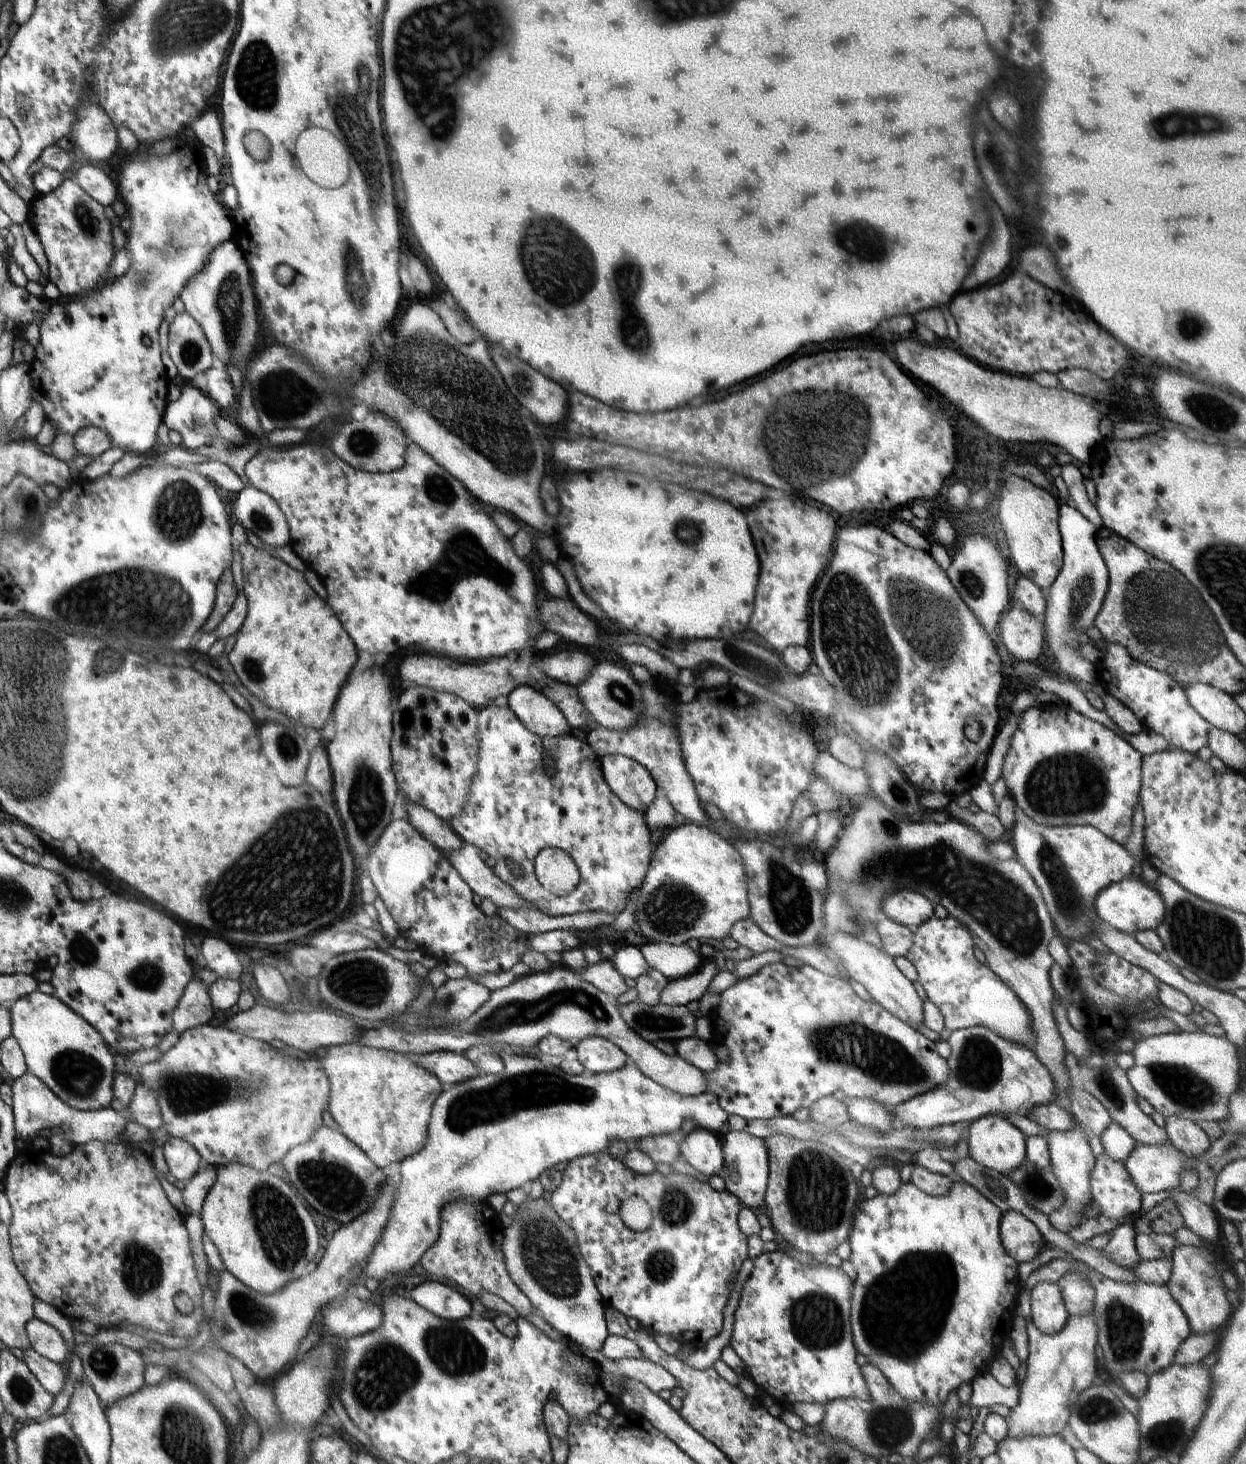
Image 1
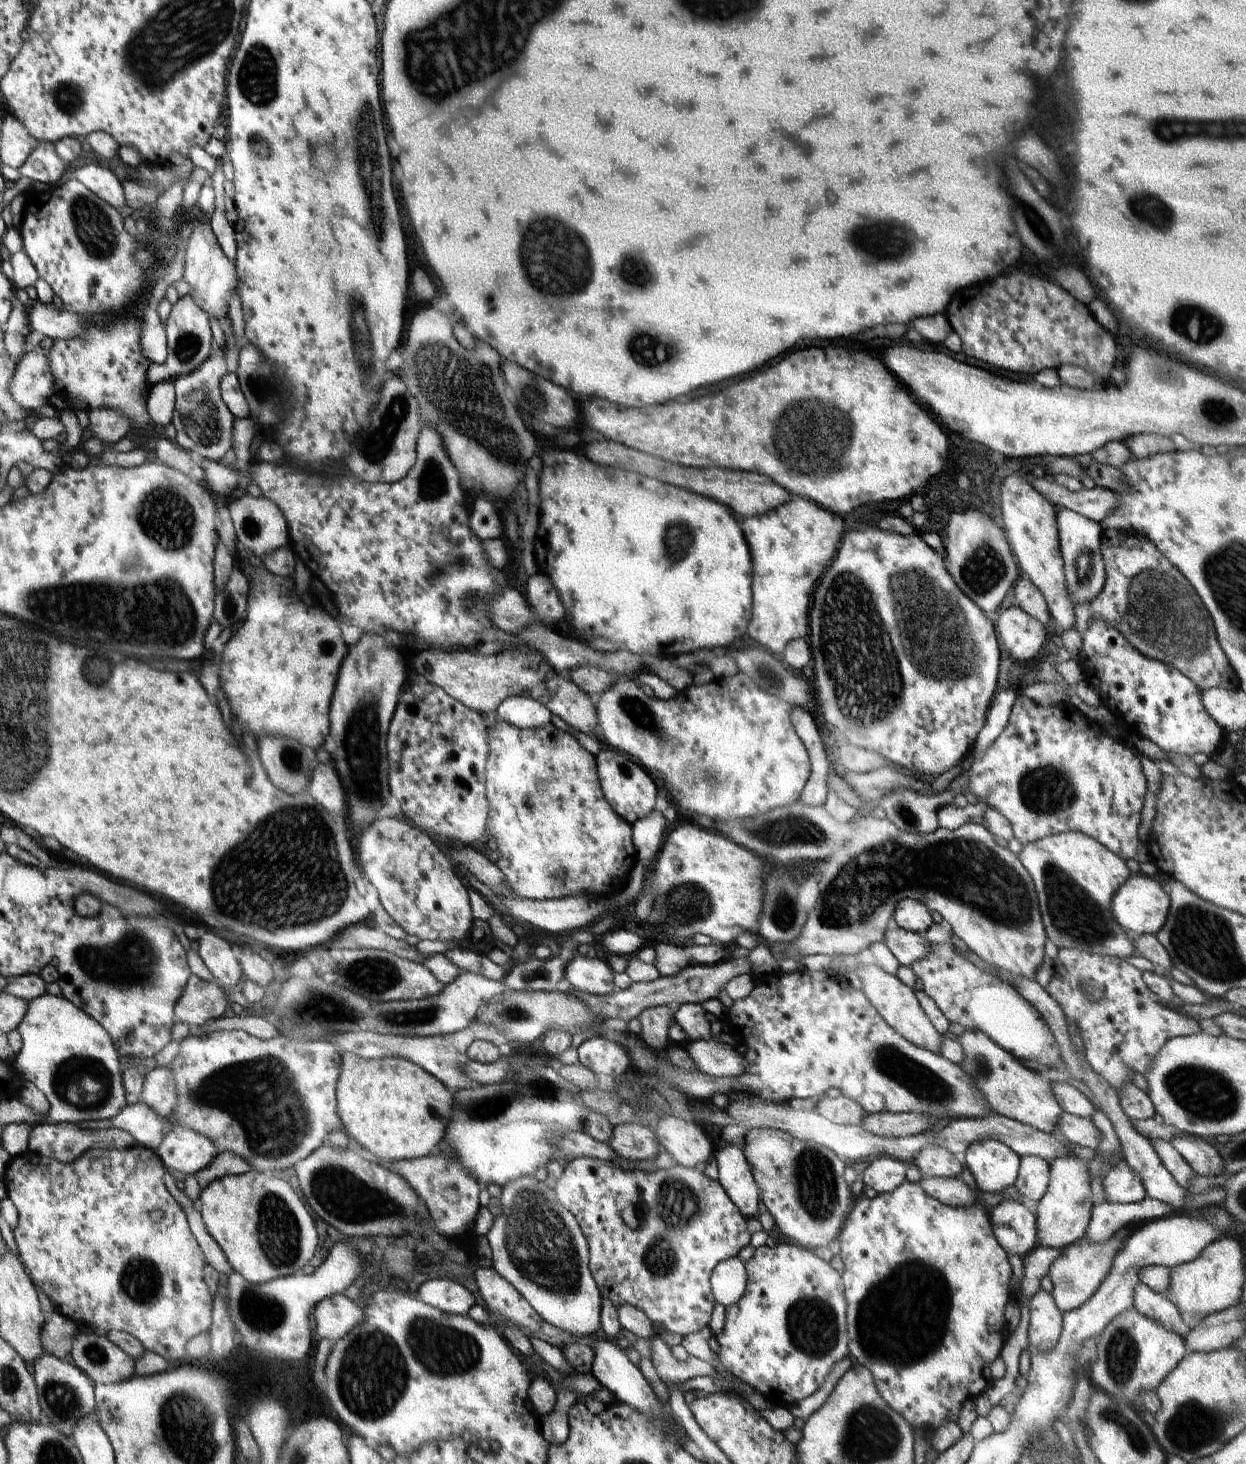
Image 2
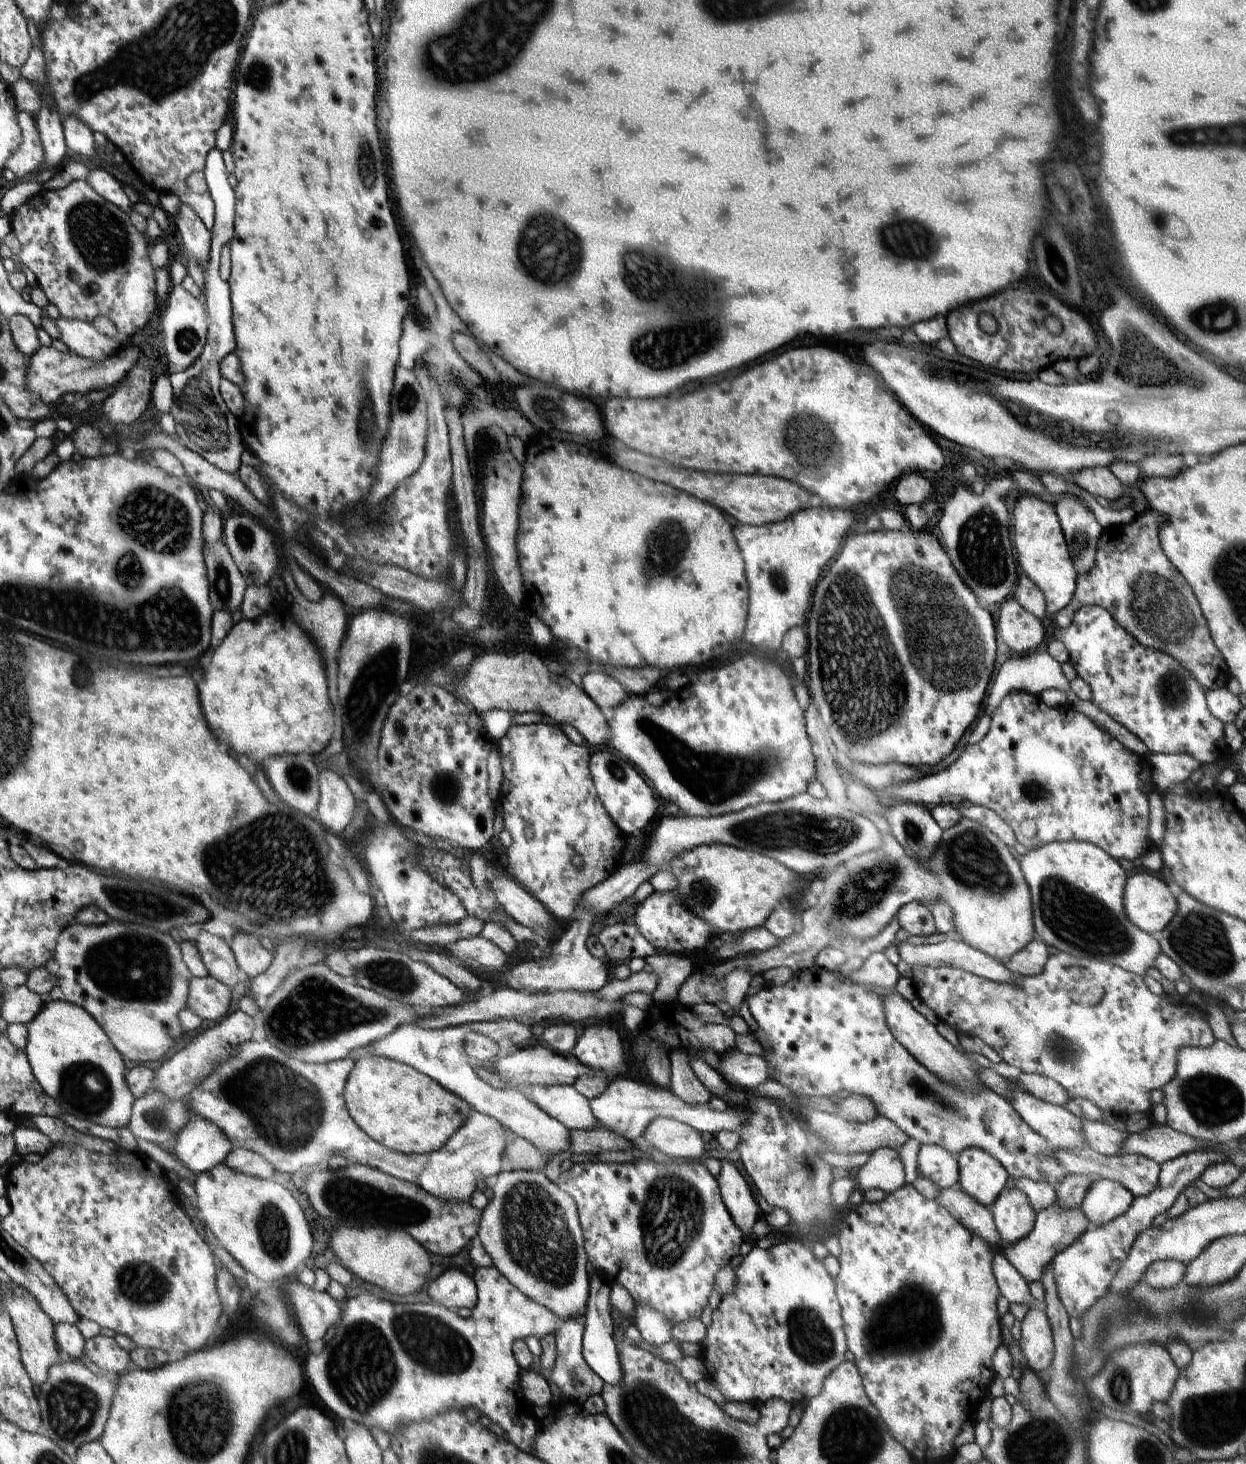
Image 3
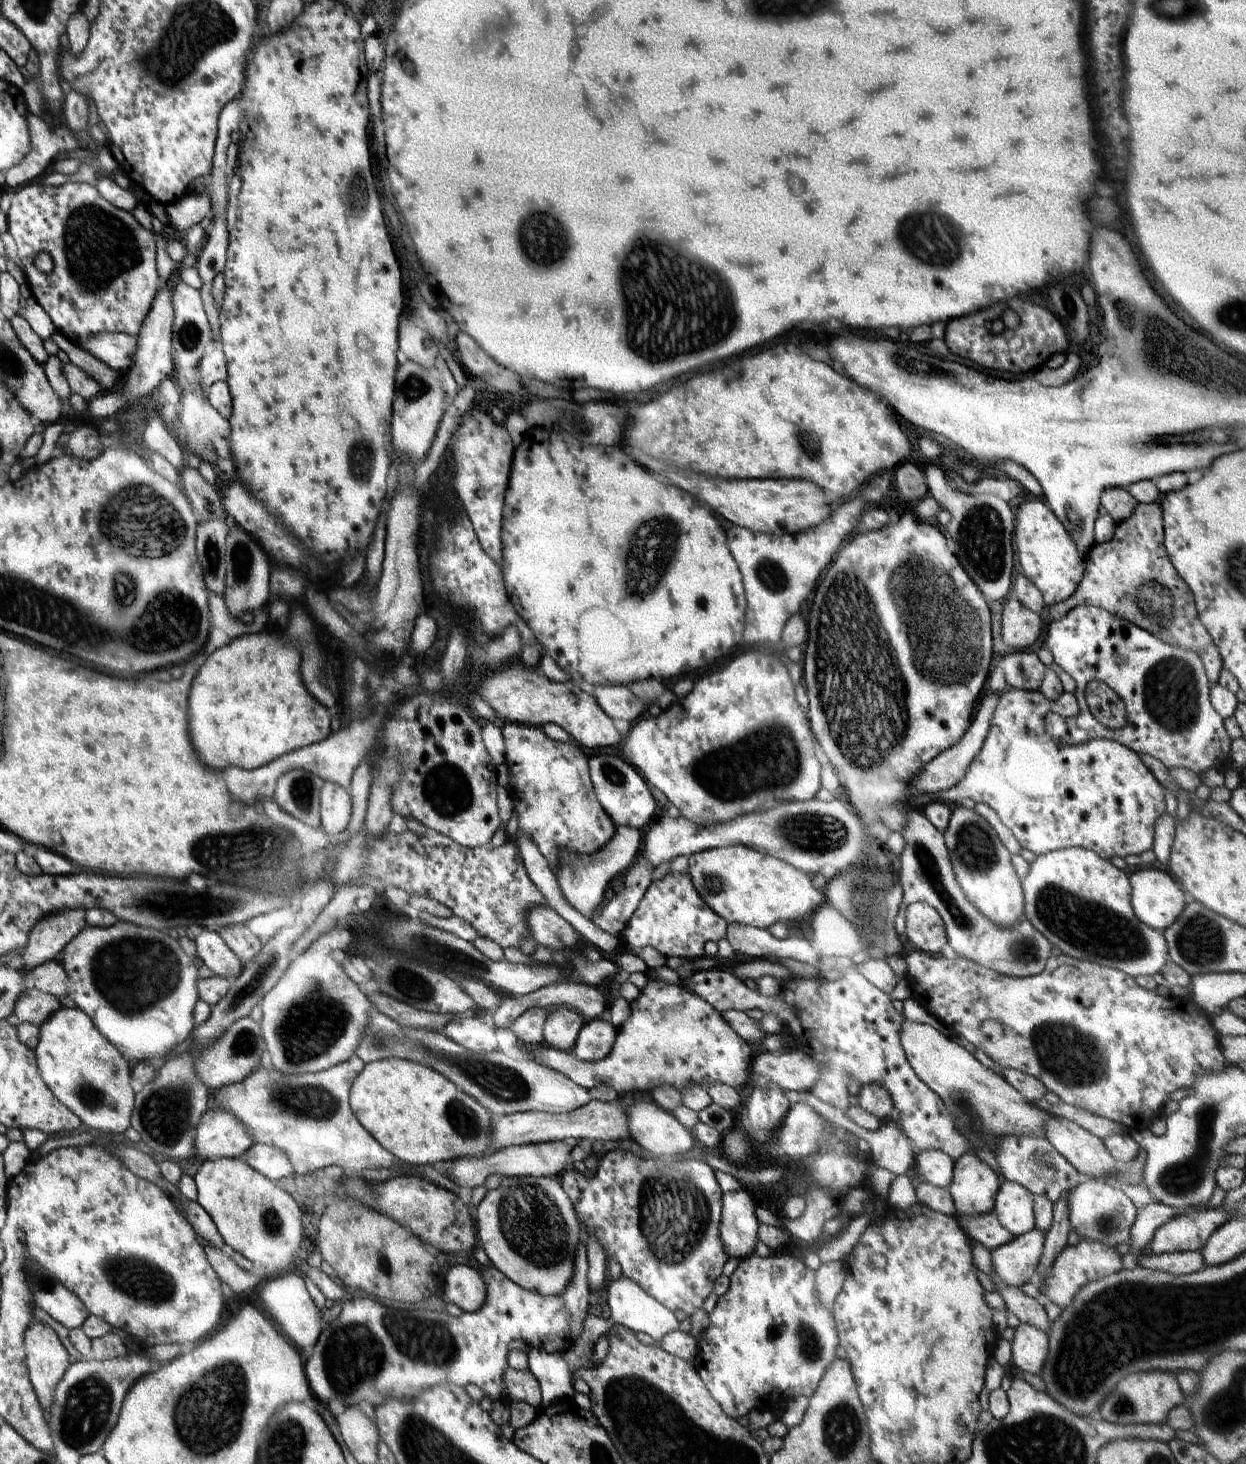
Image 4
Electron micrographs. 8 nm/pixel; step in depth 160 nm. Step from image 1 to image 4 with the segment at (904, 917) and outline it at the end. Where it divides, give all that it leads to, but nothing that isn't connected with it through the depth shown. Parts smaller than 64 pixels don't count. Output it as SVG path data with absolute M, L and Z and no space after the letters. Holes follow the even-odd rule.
M914 902L906 909L906 939L921 952L940 955L947 943L944 922L932 906L924 902Z

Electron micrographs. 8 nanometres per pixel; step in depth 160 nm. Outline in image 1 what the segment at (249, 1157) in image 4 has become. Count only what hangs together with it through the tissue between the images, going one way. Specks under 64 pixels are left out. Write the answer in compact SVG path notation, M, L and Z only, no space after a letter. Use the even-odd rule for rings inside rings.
M210 1165L205 1170L202 1170L202 1172L196 1173L192 1178L189 1178L190 1182L182 1190L184 1204L187 1209L184 1217L201 1213L208 1191L217 1181L218 1166L222 1165Z

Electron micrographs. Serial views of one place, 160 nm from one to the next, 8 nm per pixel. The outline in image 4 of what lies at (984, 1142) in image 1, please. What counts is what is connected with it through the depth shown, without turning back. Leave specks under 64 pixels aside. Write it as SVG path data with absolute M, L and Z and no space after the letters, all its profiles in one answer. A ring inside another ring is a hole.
M966 1153L955 1161L953 1180L948 1188L958 1217L994 1212L995 1198L1000 1188L1000 1174L990 1164Z

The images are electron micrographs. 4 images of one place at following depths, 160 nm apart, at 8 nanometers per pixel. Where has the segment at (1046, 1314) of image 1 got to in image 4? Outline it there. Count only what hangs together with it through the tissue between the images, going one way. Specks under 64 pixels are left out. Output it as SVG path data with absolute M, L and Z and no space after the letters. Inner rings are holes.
M1020 1323L1011 1341L1012 1364L1024 1372L1040 1375L1049 1351L1047 1333Z

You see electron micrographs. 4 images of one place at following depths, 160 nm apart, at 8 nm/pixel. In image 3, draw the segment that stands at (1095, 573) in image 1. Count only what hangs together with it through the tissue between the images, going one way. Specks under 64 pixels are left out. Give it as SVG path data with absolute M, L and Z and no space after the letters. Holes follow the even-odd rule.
M1066 496L1053 507L1075 571L1078 576L1086 574L1094 564L1097 544L1104 528L1076 496Z

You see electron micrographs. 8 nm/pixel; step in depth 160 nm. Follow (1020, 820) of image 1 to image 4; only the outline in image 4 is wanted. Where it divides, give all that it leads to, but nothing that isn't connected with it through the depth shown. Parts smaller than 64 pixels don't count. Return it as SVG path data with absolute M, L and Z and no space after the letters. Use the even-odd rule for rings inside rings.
M1071 847L1040 854L1030 864L1030 870L1022 878L1021 884L1024 890L1025 919L1064 955L1117 969L1134 978L1154 975L1168 962L1168 948L1162 933L1141 922L1133 912L1129 877L1096 852Z

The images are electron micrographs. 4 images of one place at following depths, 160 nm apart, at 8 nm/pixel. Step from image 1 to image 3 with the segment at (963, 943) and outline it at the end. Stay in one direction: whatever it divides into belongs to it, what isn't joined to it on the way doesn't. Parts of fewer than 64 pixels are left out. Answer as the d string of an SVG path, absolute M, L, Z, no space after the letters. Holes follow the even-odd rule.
M1060 951L1056 956L1049 956L1044 970L1031 977L1016 977L1009 983L994 982L981 976L955 969L954 967L931 967L928 965L914 965L912 967L912 980L918 996L936 1013L939 1022L948 1024L954 1030L960 1030L969 1036L976 1036L982 1042L992 1047L1004 1062L1011 1067L1016 1067L1025 1073L1034 1073L1055 1080L1062 1085L1072 1100L1086 1099L1096 1105L1101 1111L1111 1111L1121 1118L1126 1118L1132 1113L1150 1114L1154 1104L1150 1099L1150 1092L1162 1088L1176 1076L1177 1052L1182 1047L1208 1048L1216 1042L1214 1033L1208 1025L1206 1011L1201 1011L1194 1005L1176 1005L1168 1001L1167 996L1155 994L1147 987L1145 980L1140 975L1128 972L1116 965L1104 961L1092 960L1084 957L1070 956Z

